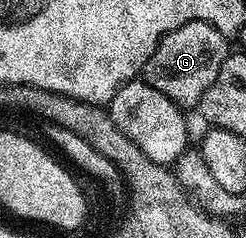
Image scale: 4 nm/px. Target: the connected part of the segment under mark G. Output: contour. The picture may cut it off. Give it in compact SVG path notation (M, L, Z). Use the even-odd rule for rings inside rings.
M207 21L184 23L184 27L176 27L176 31L160 39L146 64L144 80L156 87L160 95L166 95L182 106L183 110L193 110L204 91L212 87L216 75L220 75L220 67L224 67L224 59L228 56L226 45L228 38Z

